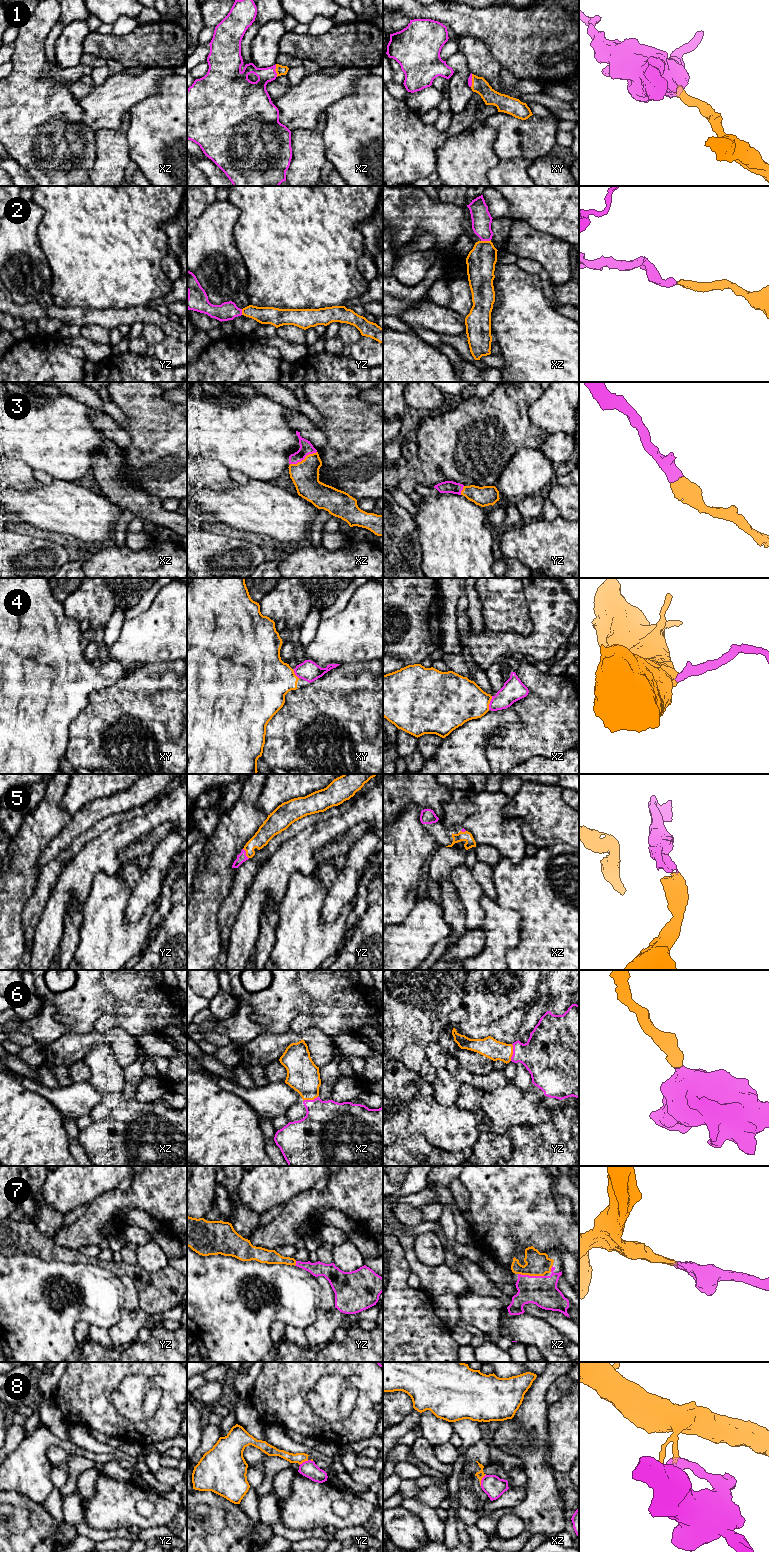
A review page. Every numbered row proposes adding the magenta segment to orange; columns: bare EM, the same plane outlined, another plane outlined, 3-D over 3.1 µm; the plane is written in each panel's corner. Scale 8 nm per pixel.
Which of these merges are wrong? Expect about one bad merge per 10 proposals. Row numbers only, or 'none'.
8

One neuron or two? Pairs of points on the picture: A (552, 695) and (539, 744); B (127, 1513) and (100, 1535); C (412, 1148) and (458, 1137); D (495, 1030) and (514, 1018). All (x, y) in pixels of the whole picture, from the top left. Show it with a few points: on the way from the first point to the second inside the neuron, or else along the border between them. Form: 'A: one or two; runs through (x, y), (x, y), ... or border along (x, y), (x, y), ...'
A: one; runs through (549, 707), (549, 725), (542, 732)
B: two; border along (85, 1521), (93, 1529), (123, 1529)
C: two; border along (407, 1138), (421, 1133), (431, 1144), (452, 1152)
D: one; runs through (500, 1030), (509, 1023)

